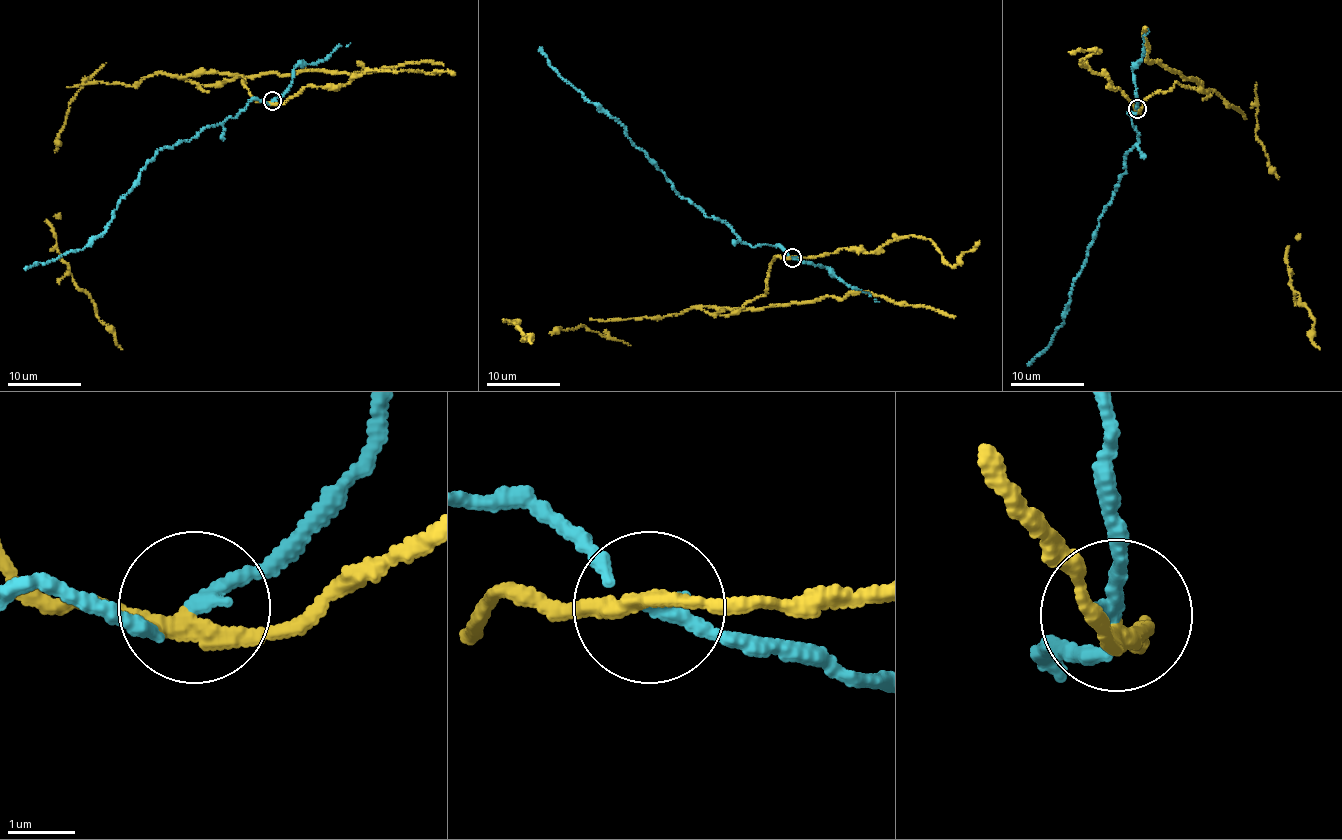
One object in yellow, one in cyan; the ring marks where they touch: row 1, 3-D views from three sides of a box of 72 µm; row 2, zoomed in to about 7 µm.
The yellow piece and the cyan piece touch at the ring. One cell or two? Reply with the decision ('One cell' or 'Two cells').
Two cells

